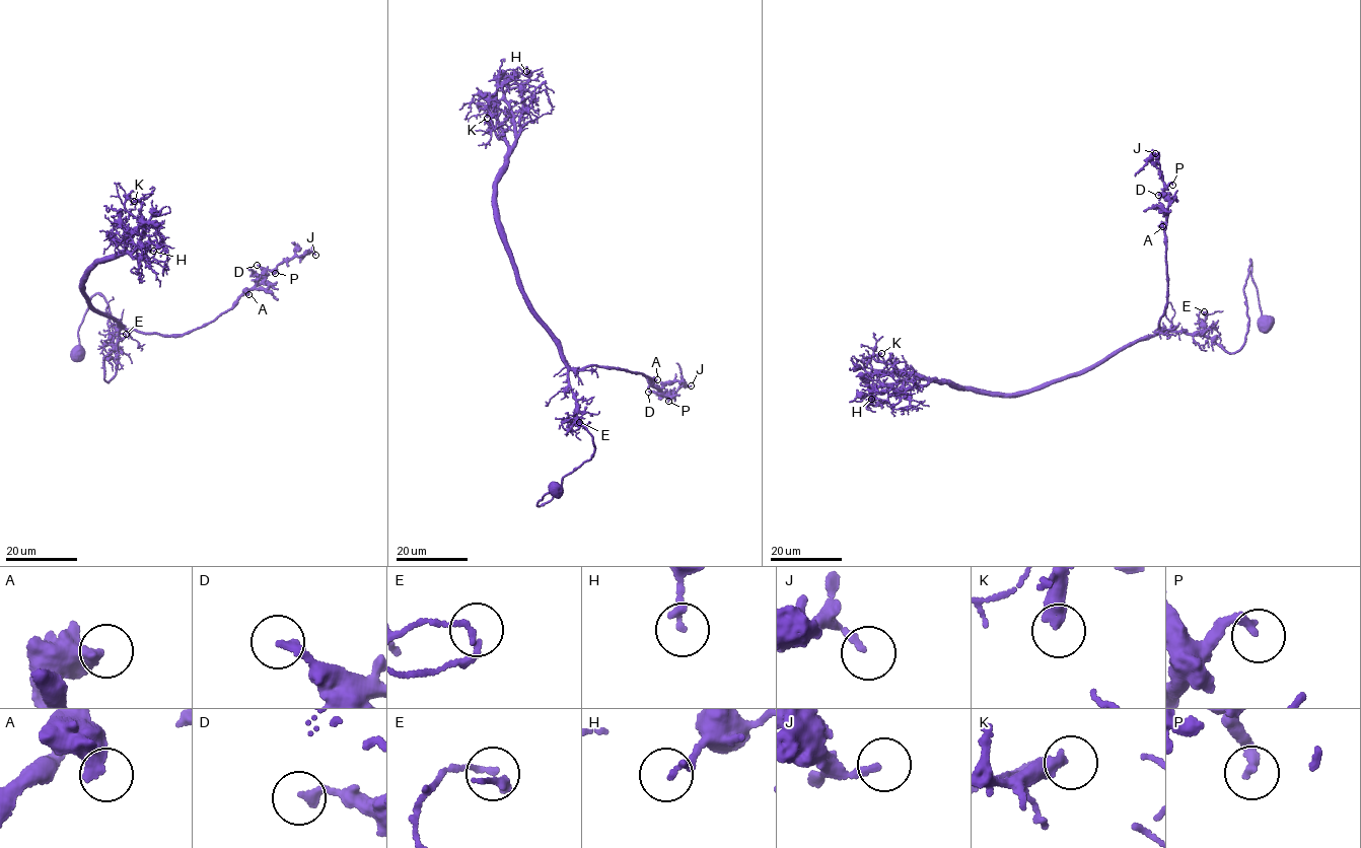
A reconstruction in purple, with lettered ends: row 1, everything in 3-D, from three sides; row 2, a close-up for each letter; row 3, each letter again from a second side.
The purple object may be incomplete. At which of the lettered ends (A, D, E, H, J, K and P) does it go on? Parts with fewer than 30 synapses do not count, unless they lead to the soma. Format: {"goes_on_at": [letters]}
{"goes_on_at": ["K"]}

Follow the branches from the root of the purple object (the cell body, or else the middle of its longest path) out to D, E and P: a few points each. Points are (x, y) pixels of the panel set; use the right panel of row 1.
D: (1265, 326), (1251, 260), (1238, 350), (1198, 334), (1158, 333), (1168, 301), (1168, 205), (1158, 195)
E: (1265, 326), (1251, 278), (1251, 260), (1243, 288), (1248, 330), (1242, 347), (1230, 352), (1206, 337), (1204, 311)
P: (1265, 326), (1251, 260), (1238, 350), (1198, 334), (1158, 333), (1168, 301), (1164, 189), (1172, 185)

